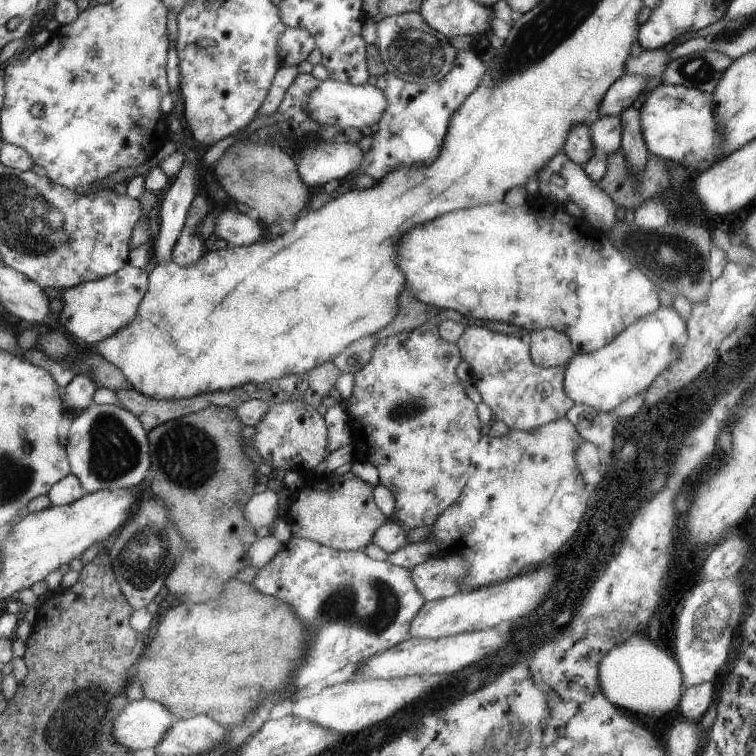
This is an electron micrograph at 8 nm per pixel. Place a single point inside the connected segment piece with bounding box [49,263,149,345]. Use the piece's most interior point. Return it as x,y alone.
93,311

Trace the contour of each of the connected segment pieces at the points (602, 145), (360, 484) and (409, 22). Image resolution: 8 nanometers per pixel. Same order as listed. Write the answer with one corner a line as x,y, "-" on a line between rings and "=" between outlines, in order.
604,115
589,124
589,131
595,148
604,150
608,155
621,148
624,126
620,115
=
352,471
333,478
326,474
308,475
302,488
292,495
287,523
291,536
308,539
339,551
357,551
372,543
377,530
386,522
374,498
374,486
354,475
=
418,12
388,15
377,24
376,46
387,72
409,83
430,84
444,78
453,67
457,50
446,35
436,32

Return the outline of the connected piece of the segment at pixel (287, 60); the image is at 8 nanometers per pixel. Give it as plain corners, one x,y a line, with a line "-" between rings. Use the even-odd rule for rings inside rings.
288,26
280,38
280,56
284,65
299,65
314,50
314,37
309,30

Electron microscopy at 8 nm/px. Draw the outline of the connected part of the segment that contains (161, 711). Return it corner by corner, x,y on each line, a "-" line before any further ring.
134,700
114,721
114,738
126,750
154,749
177,720
161,702

